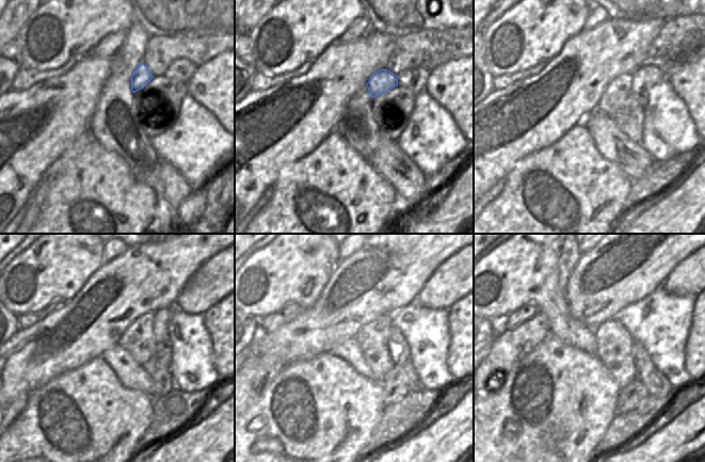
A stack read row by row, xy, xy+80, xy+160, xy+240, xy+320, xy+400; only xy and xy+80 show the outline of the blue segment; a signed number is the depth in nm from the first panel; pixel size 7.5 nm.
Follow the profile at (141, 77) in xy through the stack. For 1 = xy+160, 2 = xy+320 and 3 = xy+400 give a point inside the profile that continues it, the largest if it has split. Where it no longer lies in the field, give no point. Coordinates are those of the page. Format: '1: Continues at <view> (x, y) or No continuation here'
1: Continues at xy+160 (618, 91)
2: Continues at xy+320 (372, 337)
3: Continues at xy+400 (613, 343)

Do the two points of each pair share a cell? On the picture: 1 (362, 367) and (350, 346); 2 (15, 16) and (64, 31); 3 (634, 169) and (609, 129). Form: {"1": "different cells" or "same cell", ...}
{"1": "same cell", "2": "different cells", "3": "same cell"}

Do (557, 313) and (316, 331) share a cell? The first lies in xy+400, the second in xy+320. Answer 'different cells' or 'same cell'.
different cells

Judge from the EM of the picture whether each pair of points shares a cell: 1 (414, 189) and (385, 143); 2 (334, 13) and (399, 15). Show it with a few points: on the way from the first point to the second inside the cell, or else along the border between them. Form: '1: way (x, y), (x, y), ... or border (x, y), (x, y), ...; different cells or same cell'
1: way (402, 177), (394, 170), (388, 155); same cell
2: border (365, 11), (366, 15); different cells

